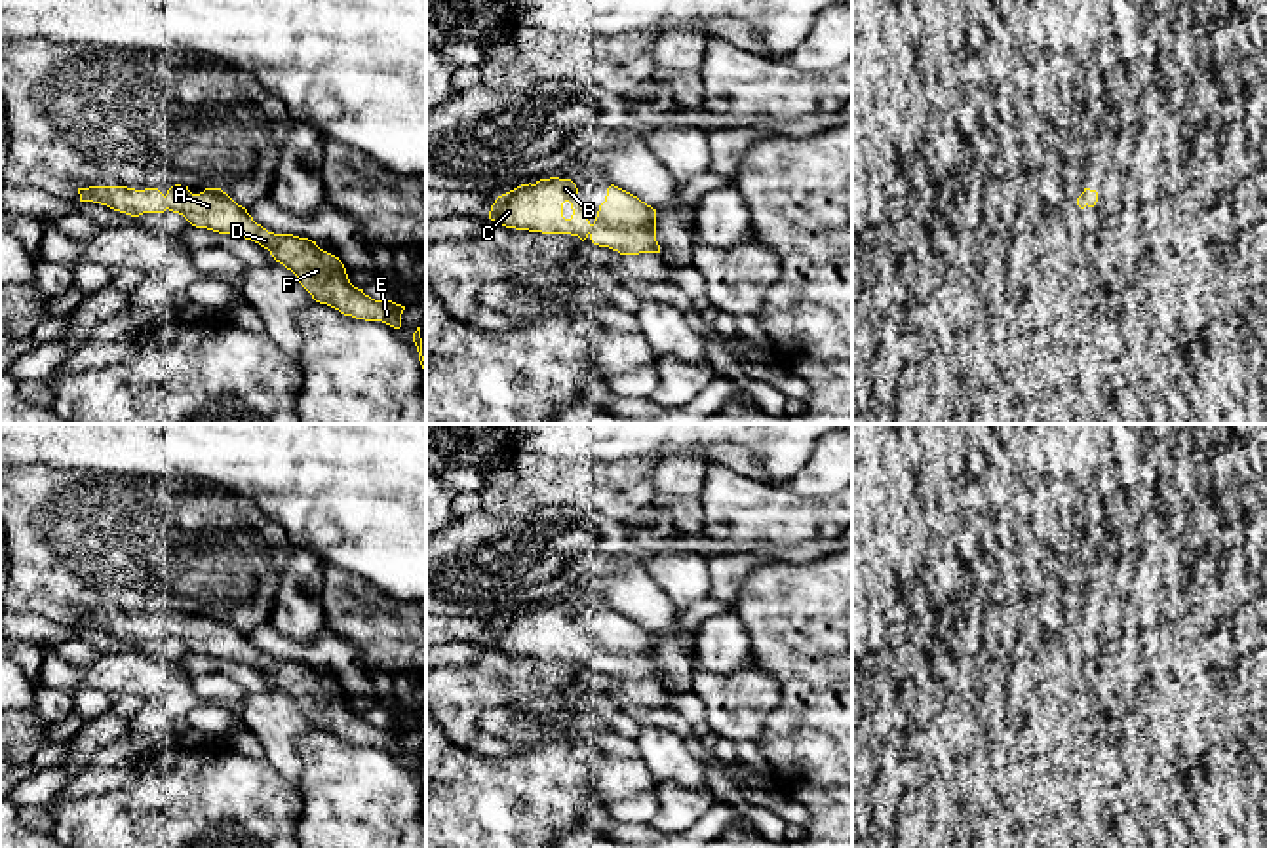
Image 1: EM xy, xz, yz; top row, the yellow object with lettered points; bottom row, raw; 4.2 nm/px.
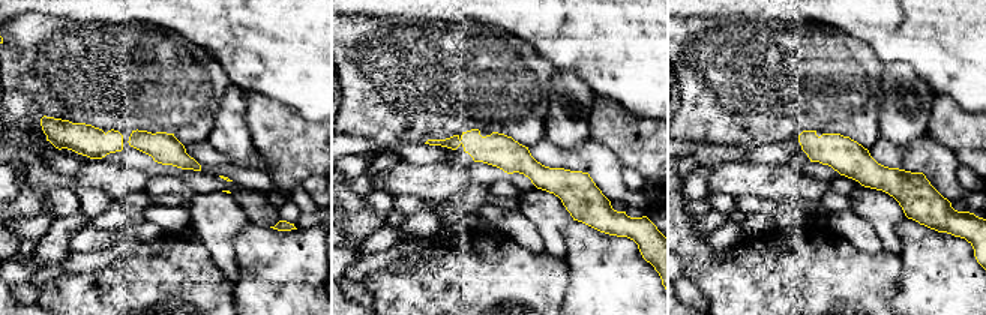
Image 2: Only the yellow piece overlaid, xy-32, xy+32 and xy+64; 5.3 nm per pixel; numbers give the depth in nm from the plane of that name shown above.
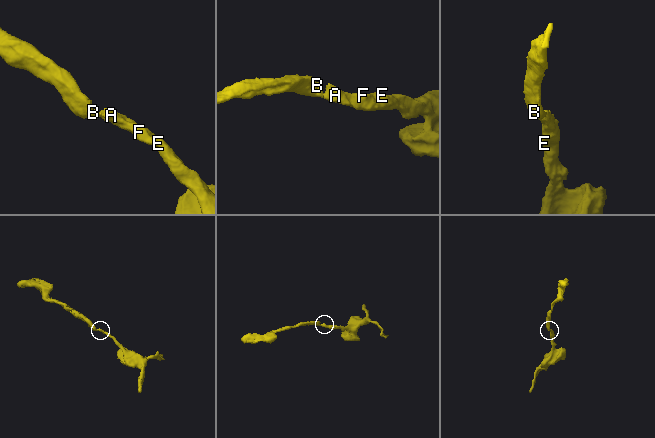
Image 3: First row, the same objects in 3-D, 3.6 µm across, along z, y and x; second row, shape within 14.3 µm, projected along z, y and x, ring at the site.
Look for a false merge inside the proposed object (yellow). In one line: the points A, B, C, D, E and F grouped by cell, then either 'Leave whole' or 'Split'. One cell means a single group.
Groups: A B C D E F. Leave whole

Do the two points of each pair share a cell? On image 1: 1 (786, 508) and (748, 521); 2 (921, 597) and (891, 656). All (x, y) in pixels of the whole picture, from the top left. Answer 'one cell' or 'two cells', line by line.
1: one cell
2: one cell

